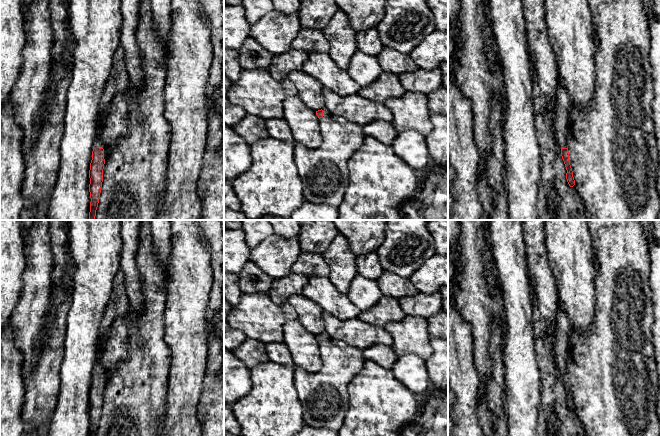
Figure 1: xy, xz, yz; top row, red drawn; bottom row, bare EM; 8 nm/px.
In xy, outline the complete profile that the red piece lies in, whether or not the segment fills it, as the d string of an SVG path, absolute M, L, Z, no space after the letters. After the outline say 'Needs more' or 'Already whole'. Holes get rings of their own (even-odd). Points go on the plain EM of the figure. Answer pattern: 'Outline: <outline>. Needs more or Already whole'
Outline: M120 270L113 281L113 289L106 310L102 317L100 325L100 336L98 341L98 356L94 363L94 370L92 375L92 384L89 394L89 416L90 416L90 436L96 436L101 411L103 406L103 393L105 388L104 373L100 365L101 351L104 347L104 336L112 325L113 321L129 312L129 298L126 292L125 276Z. Needs more

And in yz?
Outline: M559 307L559 313L556 318L556 336L555 336L555 359L561 371L561 380L564 385L567 397L566 403L570 411L575 409L573 395L569 385L569 376L566 366L566 352L568 350L568 335L570 332L569 321L566 313Z. Needs more

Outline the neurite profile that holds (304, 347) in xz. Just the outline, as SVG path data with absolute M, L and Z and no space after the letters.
M298 319L288 321L284 325L283 336L283 343L290 350L295 367L309 373L316 373L322 368L323 362L316 335L307 331Z

